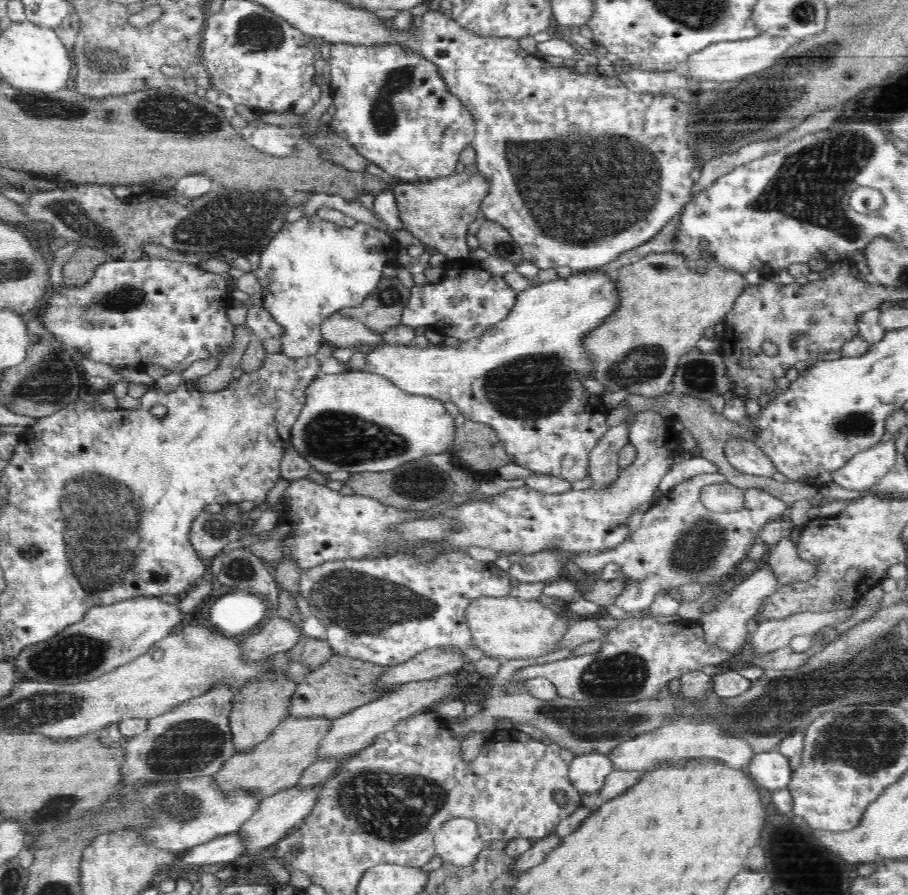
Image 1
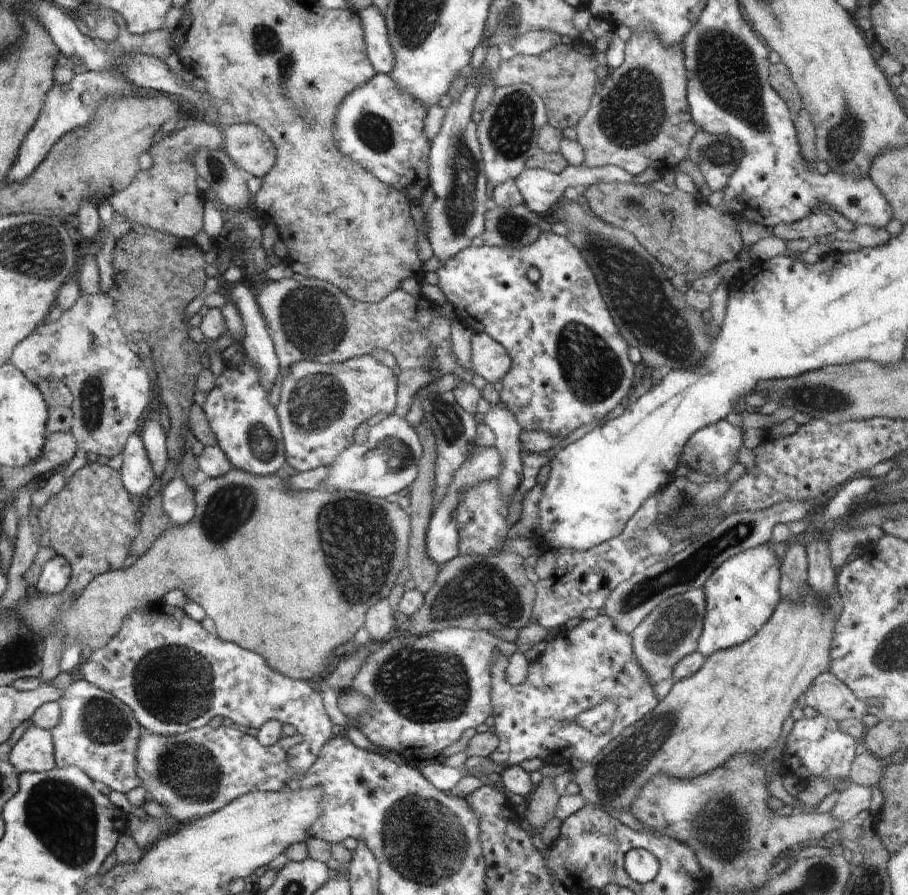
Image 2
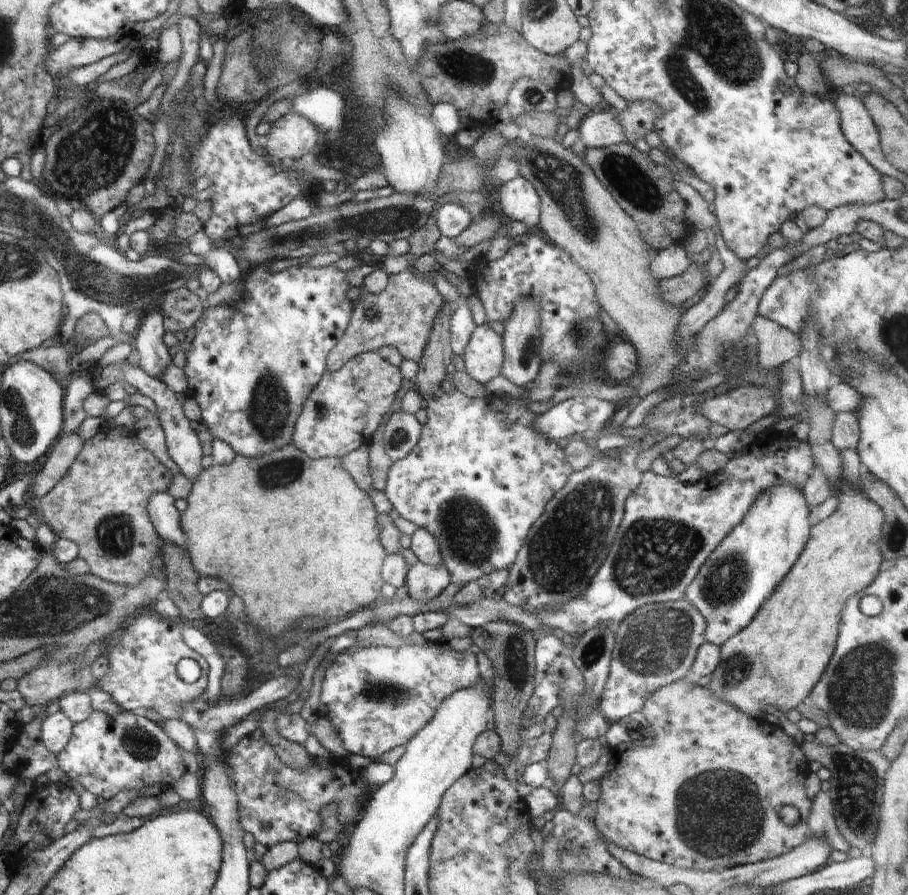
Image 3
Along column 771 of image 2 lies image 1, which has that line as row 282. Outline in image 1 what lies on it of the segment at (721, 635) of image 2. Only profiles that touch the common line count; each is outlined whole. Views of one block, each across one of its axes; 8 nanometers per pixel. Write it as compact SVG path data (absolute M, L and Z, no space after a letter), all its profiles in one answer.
M594 271L593 273L576 273L568 278L558 277L557 279L545 283L537 284L535 287L527 288L519 291L514 306L511 308L508 316L504 320L494 324L488 328L482 336L467 341L460 341L460 345L455 347L440 345L418 346L395 345L382 342L375 345L373 350L368 353L365 358L364 370L382 375L391 380L395 386L410 395L428 396L434 400L440 400L442 403L451 402L458 407L458 411L464 415L466 421L478 422L480 424L488 424L498 435L502 441L503 448L509 456L513 457L513 463L526 467L534 473L543 475L552 475L560 477L566 481L573 483L576 480L582 480L588 476L588 467L590 465L590 452L596 447L596 443L609 430L607 419L598 415L600 406L600 398L591 394L588 389L584 388L582 380L592 375L594 370L594 361L588 357L586 349L584 349L584 338L598 328L600 324L604 324L604 320L618 308L618 291L616 291L616 281L602 271Z

